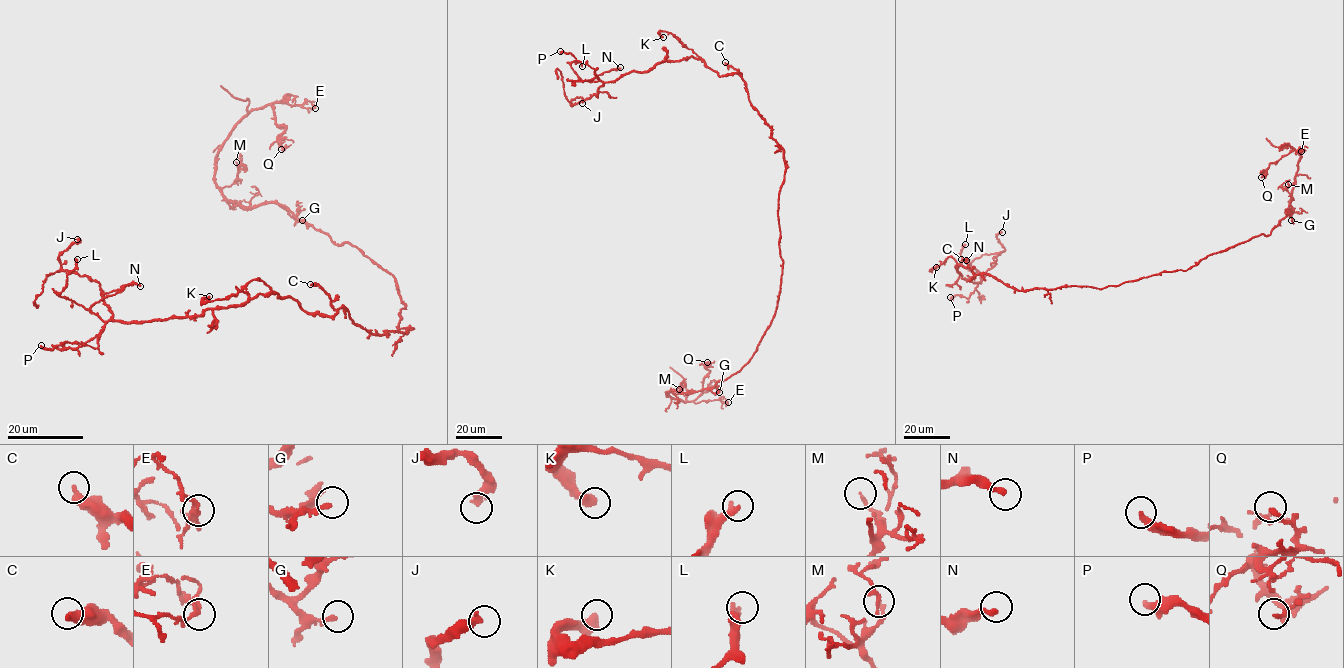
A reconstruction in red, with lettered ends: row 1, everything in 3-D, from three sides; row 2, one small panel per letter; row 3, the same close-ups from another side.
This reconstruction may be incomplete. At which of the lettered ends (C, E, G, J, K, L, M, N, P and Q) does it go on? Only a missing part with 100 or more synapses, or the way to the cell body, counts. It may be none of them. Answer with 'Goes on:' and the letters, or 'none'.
Goes on: none

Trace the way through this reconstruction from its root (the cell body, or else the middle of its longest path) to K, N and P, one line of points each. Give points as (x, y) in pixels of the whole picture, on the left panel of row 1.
K: (398, 330), (374, 335), (344, 307), (307, 313), (259, 279), (202, 300), (209, 296)
N: (398, 330), (374, 335), (344, 307), (309, 314), (276, 293), (163, 320), (92, 311), (140, 286)
P: (398, 330), (266, 293), (109, 321), (95, 348), (41, 345)

